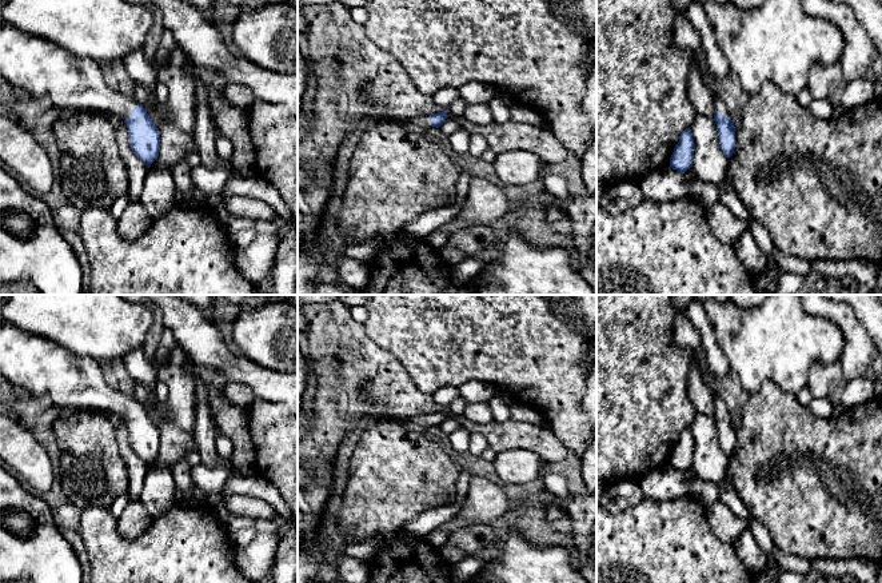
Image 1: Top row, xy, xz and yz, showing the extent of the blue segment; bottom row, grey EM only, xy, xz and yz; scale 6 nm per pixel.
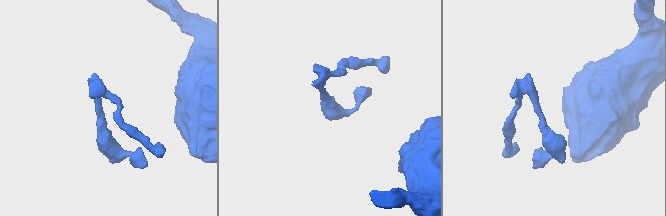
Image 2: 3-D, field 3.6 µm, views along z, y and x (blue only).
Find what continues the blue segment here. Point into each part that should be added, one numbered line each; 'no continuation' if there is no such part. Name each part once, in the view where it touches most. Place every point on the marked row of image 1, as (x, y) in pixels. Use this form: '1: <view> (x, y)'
1: xy (32, 66)

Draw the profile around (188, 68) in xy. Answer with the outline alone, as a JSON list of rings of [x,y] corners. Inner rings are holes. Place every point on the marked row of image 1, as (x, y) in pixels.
[[[191,60],[177,68],[177,71],[185,75],[193,83],[195,88],[204,88],[195,72],[195,64]]]

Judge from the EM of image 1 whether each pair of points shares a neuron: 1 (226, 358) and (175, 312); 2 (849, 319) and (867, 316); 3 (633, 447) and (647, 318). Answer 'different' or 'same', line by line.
1: same
2: different
3: same

